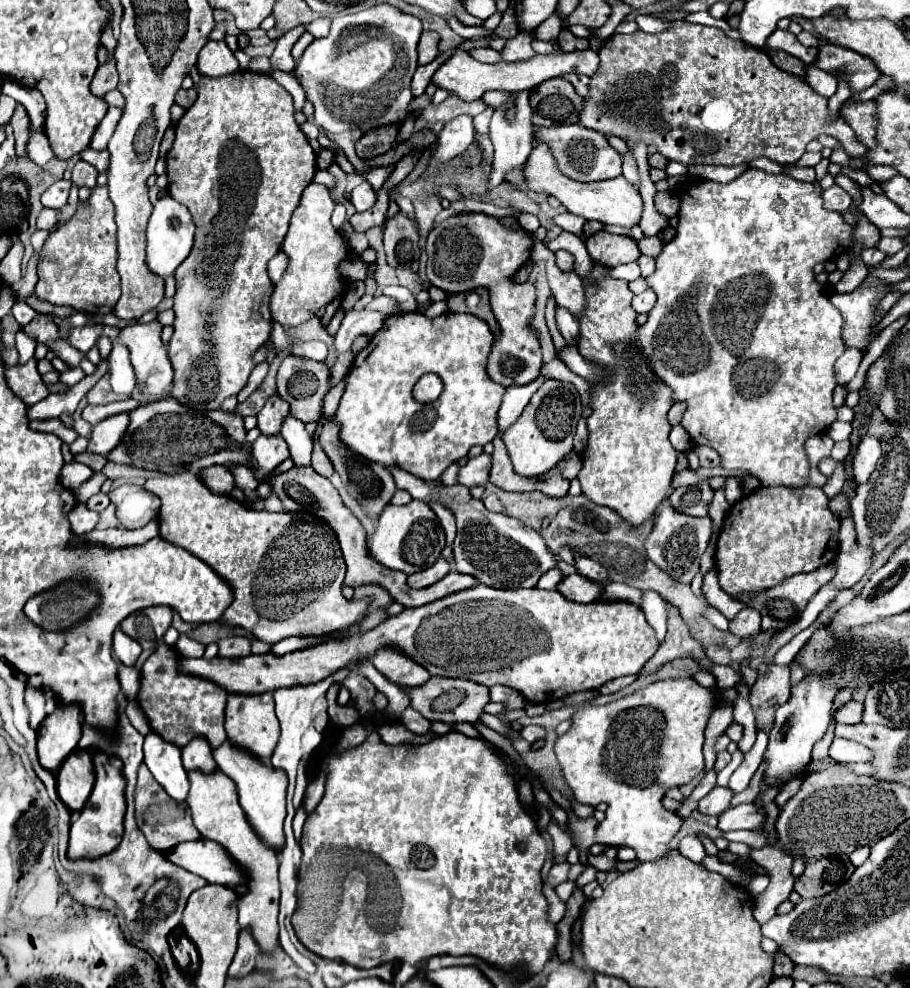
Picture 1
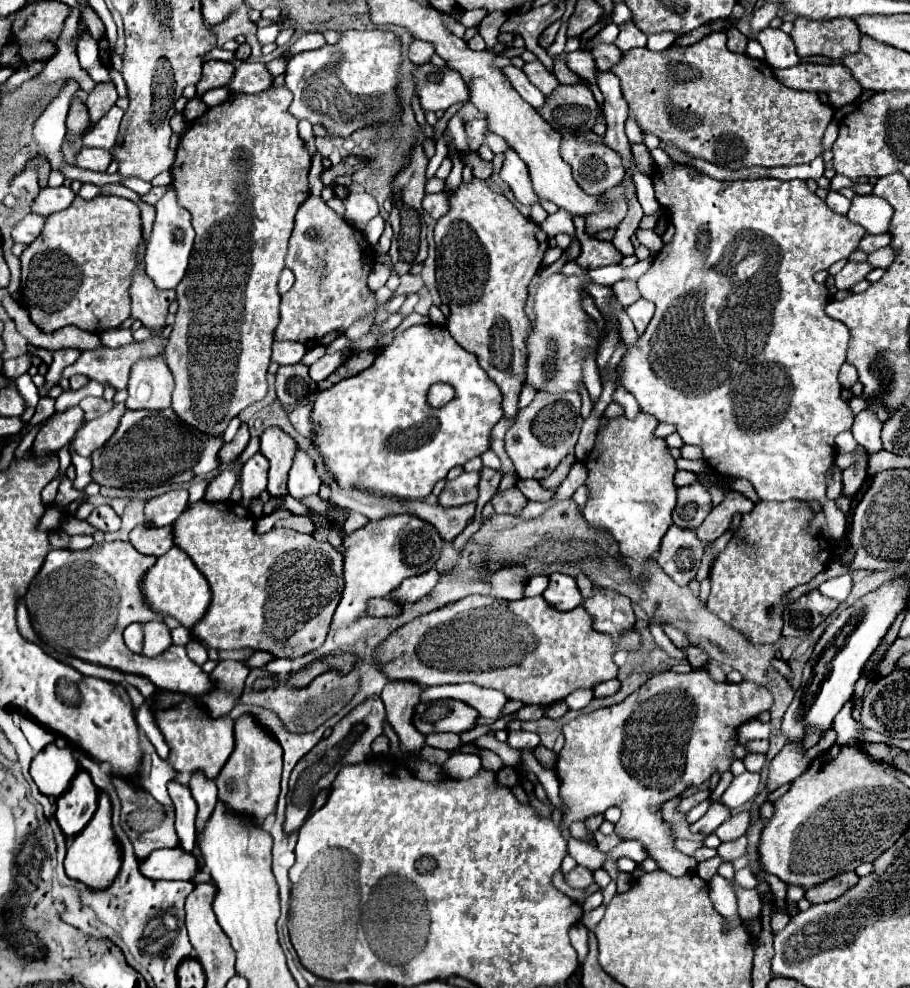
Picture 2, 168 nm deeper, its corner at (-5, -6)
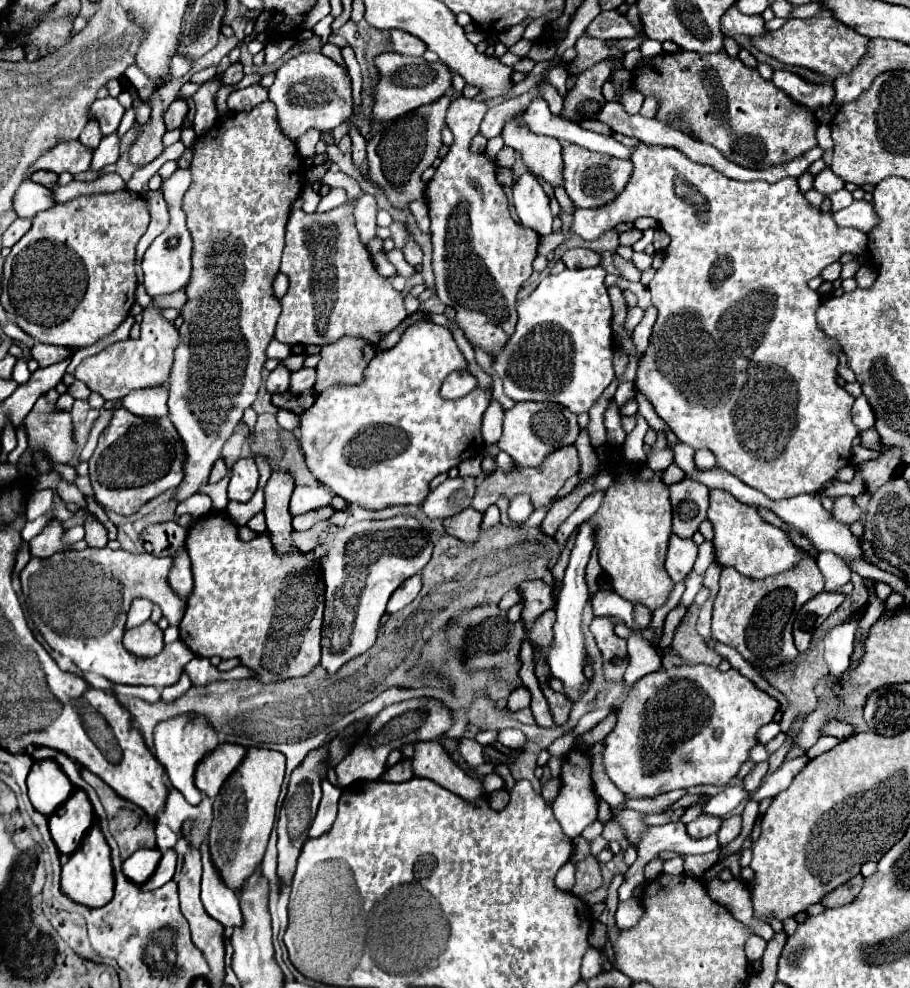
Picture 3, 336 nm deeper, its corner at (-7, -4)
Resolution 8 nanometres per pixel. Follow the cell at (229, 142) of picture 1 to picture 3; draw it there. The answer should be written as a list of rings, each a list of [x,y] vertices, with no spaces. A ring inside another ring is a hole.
[[[270,100],[258,104],[250,112],[232,112],[226,118],[218,118],[208,132],[198,136],[192,144],[190,174],[192,184],[184,196],[182,208],[188,216],[188,230],[194,240],[192,278],[186,286],[188,302],[182,308],[184,322],[178,330],[180,344],[174,350],[168,382],[168,416],[188,450],[188,462],[184,464],[186,476],[174,496],[178,502],[196,494],[198,488],[208,482],[208,474],[212,464],[220,458],[222,446],[232,436],[244,410],[252,406],[262,386],[262,368],[268,360],[266,348],[274,338],[280,316],[280,300],[274,296],[272,282],[280,272],[290,208],[304,188],[302,158],[296,150],[296,142],[282,132],[276,106],[272,106]]]

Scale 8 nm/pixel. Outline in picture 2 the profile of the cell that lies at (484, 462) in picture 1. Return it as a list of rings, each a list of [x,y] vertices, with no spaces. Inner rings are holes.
[[[462,472],[458,478],[446,482],[446,488],[438,496],[438,504],[444,508],[462,506],[478,500],[478,472]]]

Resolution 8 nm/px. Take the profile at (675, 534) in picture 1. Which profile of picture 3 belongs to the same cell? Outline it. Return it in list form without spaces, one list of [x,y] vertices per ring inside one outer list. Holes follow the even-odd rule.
[[[676,534],[670,536],[670,546],[666,554],[666,570],[674,582],[686,578],[698,558],[698,546],[692,538],[678,538]]]

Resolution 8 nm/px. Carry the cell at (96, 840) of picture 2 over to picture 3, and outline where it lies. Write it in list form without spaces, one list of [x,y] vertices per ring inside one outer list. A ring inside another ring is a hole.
[[[94,824],[90,832],[84,836],[84,842],[76,852],[68,856],[62,864],[62,892],[70,896],[74,902],[80,902],[90,908],[100,908],[108,904],[114,896],[114,868],[112,868],[112,856],[110,846],[100,830],[100,824]]]

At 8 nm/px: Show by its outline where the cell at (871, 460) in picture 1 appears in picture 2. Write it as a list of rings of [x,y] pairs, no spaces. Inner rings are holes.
[[[862,410],[852,424],[852,434],[856,438],[856,442],[866,448],[868,452],[878,452],[882,450],[882,442],[880,442],[880,430],[882,430],[882,422],[874,416],[872,410]]]

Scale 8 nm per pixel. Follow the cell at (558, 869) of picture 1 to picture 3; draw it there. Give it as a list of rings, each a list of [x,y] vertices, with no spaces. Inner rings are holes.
[[[594,856],[576,862],[576,886],[572,890],[572,894],[582,896],[586,892],[596,890],[598,886],[602,886],[602,876],[600,876],[600,866],[596,862]]]

